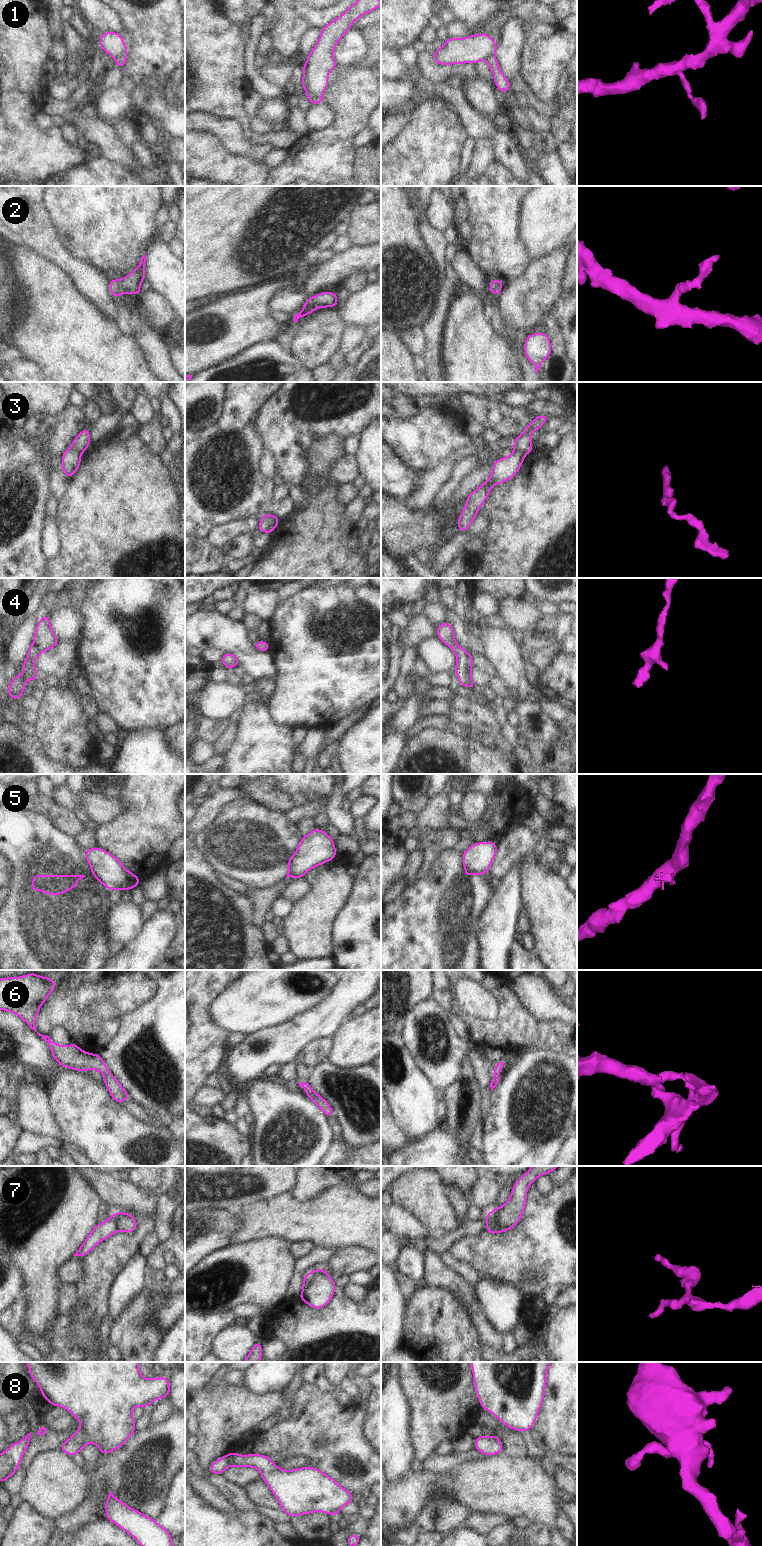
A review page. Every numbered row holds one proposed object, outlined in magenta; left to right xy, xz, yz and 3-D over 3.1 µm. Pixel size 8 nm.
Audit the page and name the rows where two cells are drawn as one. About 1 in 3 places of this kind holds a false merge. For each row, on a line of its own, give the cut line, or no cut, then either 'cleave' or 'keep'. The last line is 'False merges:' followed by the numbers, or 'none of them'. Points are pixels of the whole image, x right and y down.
1: cut in xy along (125, 55), (120, 55), (115, 59); cleave
2: no cut; keep
3: cut in xz along (274, 516), (265, 531); cleave
4: no cut; keep
5: cut in xz along (291, 857), (288, 861); cleave
6: no cut; keep
7: cut in xz along (311, 1272), (309, 1284), (303, 1289); cleave
8: no cut; keep
False merges: 1, 3, 5, 7

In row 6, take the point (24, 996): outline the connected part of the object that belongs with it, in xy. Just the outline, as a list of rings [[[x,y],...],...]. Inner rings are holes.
[[[32,972],[21,977],[7,977],[0,979],[0,1009],[15,1013],[31,1029],[44,1039],[51,1050],[54,1059],[65,1068],[87,1072],[95,1069],[104,1075],[103,1082],[111,1097],[122,1103],[131,1099],[122,1085],[117,1081],[99,1053],[91,1054],[78,1047],[74,1042],[69,1046],[54,1043],[49,1036],[36,1031],[35,1020],[42,1004],[51,992],[56,989],[56,982],[51,977],[41,977]]]

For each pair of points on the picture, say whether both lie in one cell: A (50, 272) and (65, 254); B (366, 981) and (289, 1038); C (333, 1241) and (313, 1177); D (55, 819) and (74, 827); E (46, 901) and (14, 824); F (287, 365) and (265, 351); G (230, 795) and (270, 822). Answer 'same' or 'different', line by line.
A: different
B: same
C: different
D: same
E: same
F: same
G: different

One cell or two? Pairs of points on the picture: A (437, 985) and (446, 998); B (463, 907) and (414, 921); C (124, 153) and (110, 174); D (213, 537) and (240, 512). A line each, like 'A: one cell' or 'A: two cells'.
A: one cell
B: one cell
C: two cells
D: two cells

